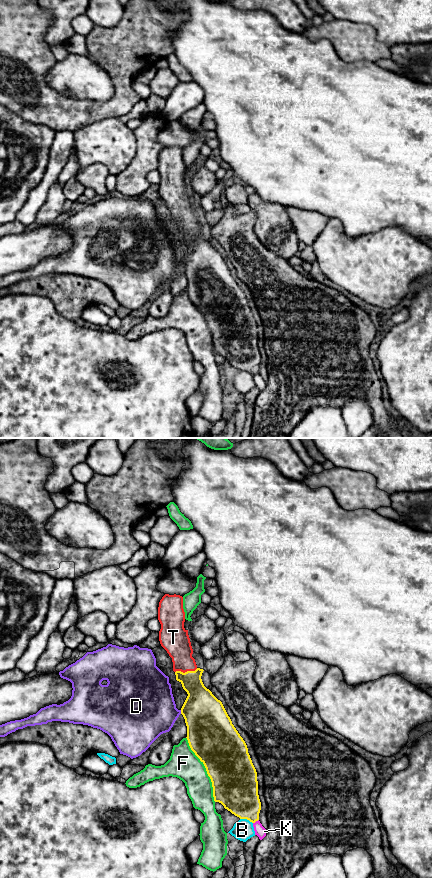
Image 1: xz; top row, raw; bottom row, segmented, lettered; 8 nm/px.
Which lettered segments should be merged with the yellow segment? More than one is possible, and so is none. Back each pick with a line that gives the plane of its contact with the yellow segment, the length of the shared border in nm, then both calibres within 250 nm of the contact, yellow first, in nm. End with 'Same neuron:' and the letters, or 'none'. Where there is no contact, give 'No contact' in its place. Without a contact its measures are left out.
T: Touches yellow in xz. Shared border 190 nm. Thickness 200 nm (yellow) against 220 nm
Same neuron: T

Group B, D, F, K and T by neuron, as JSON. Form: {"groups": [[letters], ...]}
{"groups": [["B"], ["D"], ["F"], ["K"], ["T"]]}

